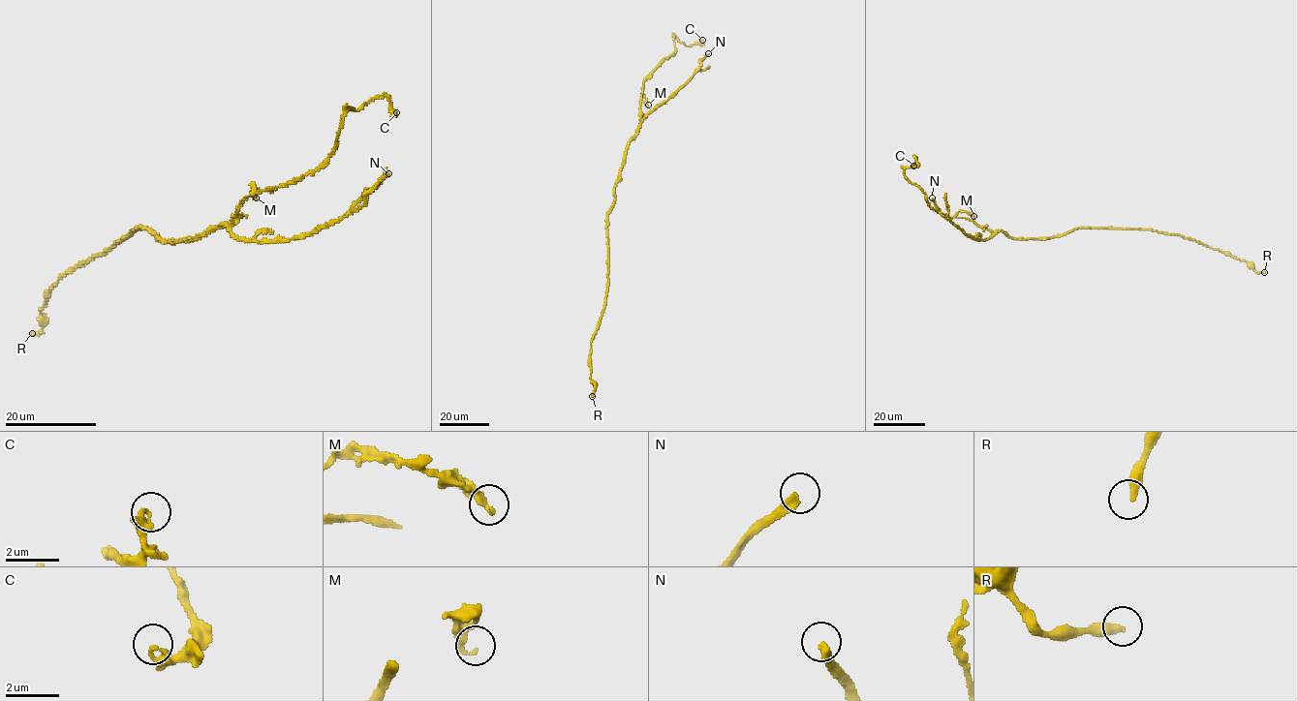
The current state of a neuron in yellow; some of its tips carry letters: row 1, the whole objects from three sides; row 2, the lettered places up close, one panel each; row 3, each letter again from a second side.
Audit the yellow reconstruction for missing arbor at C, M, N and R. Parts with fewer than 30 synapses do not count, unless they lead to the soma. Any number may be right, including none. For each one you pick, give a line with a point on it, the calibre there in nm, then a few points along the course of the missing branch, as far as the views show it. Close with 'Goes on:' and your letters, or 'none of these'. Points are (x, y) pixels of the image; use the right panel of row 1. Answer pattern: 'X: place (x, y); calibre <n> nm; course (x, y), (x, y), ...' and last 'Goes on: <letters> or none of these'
N: place (932, 198); calibre 360 nm; course (932, 198), (930, 185), (919, 176), (923, 173), (921, 167)
Goes on: N

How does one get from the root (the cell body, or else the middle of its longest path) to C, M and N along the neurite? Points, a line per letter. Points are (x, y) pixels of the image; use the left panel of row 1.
C: (168, 240), (229, 226), (247, 197), (314, 172), (335, 148), (347, 109), (386, 96), (391, 112), (396, 112)
M: (168, 240), (183, 240), (229, 226), (235, 220), (243, 200), (254, 193), (252, 185), (258, 190), (256, 198)
N: (168, 240), (183, 240), (223, 226), (238, 238), (248, 241), (305, 237), (360, 206), (368, 193), (388, 173)

